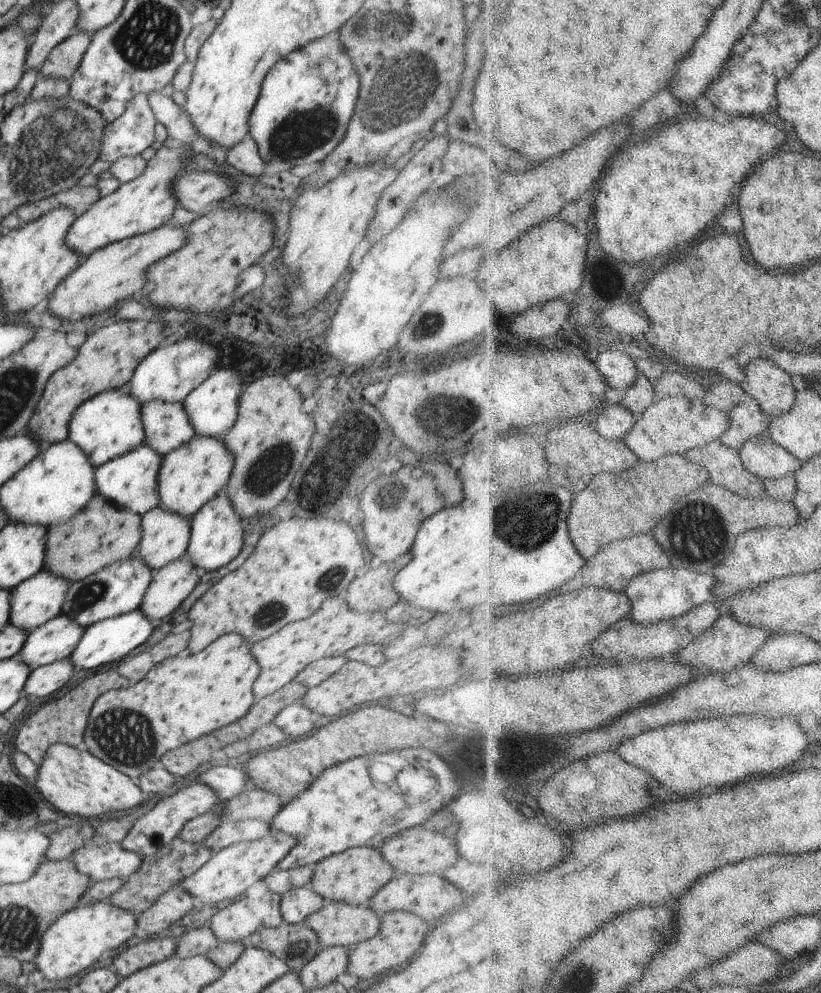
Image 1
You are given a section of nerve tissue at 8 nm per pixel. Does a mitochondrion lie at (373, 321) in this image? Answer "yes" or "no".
no

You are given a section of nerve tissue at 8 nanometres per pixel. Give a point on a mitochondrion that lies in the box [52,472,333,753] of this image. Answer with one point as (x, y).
(95, 592)

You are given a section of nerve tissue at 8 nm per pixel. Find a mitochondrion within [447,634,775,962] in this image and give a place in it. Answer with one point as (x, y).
(478, 769)

